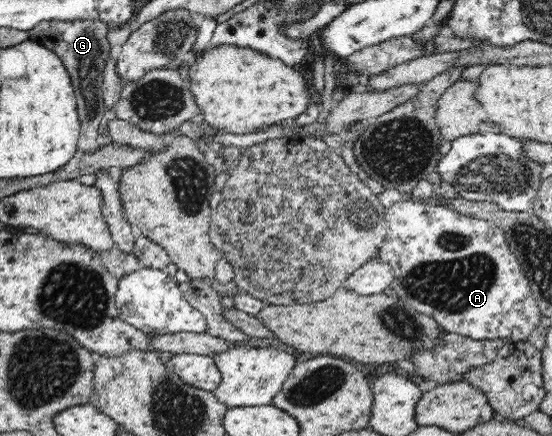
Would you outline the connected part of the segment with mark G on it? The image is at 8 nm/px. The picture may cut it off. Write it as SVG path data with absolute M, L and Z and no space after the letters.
M76 18L76 20L42 20L38 24L34 24L28 30L28 39L36 41L40 45L44 45L49 51L52 51L62 59L66 70L70 76L73 88L75 89L75 96L77 101L77 112L80 122L80 134L78 139L78 149L84 152L96 151L99 147L96 138L98 138L98 126L102 122L107 109L103 105L103 80L108 59L111 59L112 44L108 41L108 32L110 28L103 20L84 20L83 18Z

